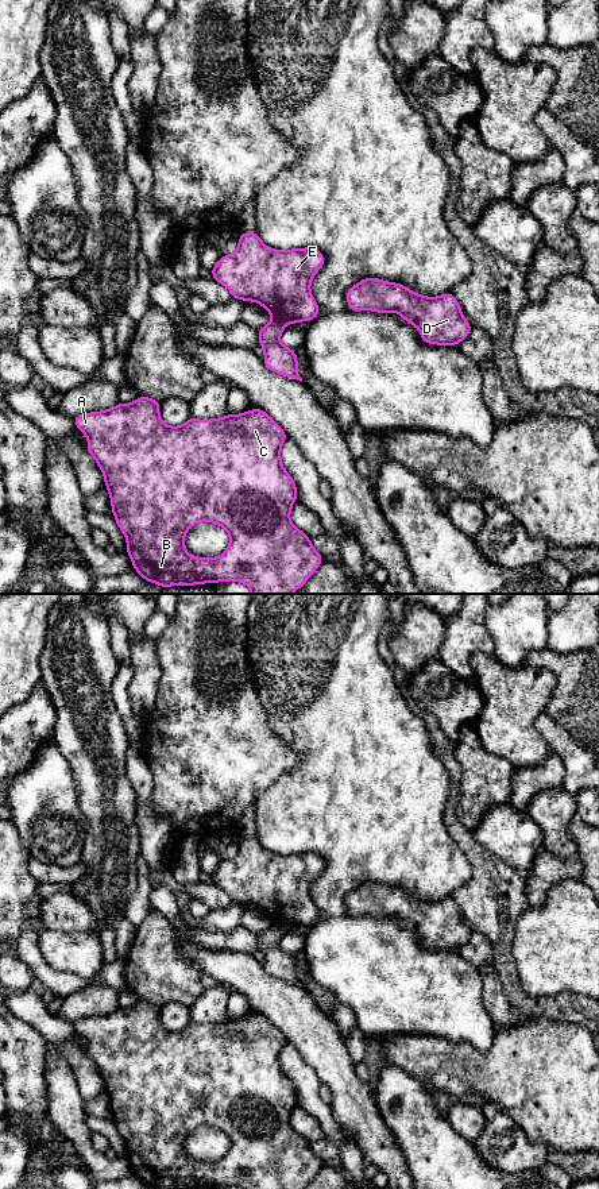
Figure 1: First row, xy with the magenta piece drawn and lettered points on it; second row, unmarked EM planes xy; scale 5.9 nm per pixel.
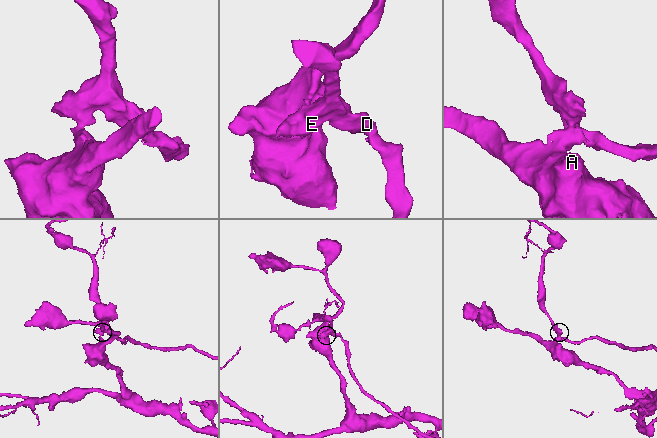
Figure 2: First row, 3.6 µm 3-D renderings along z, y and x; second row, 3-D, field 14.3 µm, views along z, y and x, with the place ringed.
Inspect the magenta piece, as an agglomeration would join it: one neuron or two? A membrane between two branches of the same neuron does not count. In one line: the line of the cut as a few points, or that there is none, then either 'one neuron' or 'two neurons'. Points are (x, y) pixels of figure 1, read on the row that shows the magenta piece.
cut in xy along (273, 319), (286, 323); two neurons

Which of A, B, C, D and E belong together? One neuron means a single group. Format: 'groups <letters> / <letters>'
groups A B C / D E

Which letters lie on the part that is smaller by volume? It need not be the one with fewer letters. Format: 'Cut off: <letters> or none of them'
Cut off: D, E

